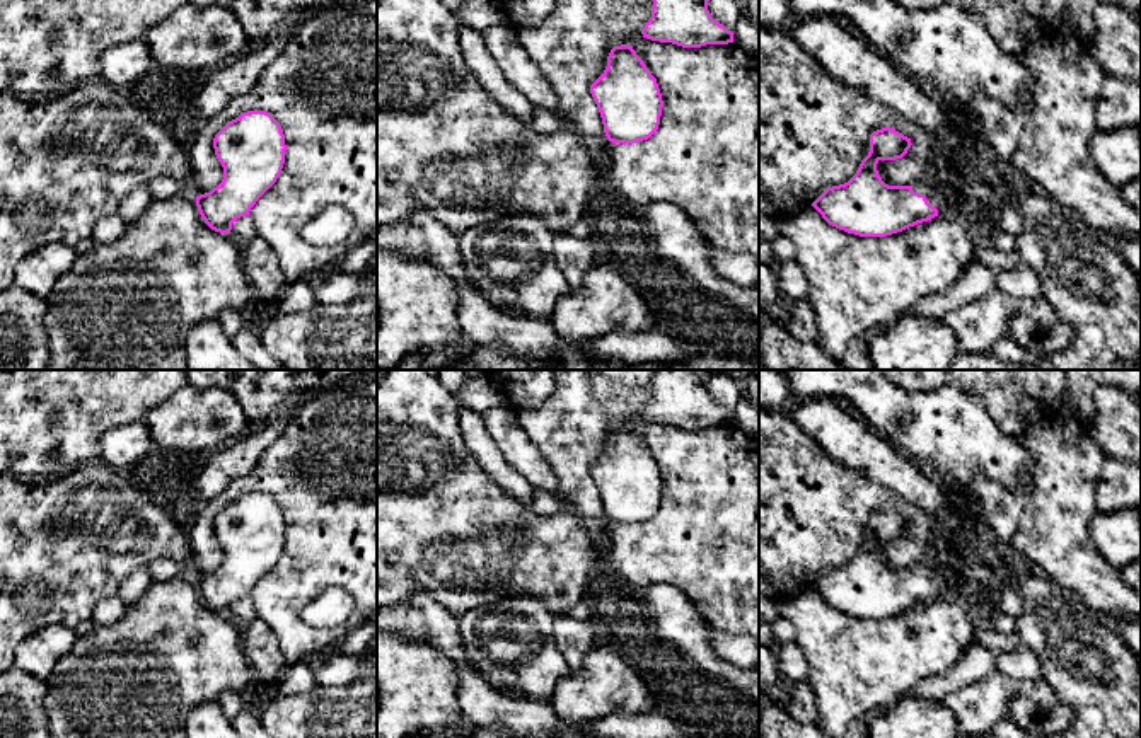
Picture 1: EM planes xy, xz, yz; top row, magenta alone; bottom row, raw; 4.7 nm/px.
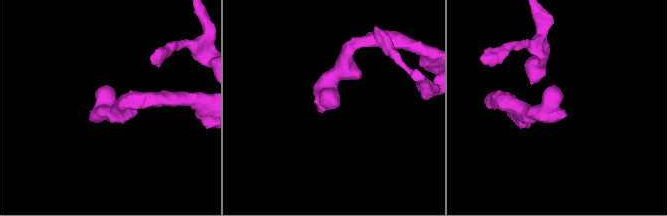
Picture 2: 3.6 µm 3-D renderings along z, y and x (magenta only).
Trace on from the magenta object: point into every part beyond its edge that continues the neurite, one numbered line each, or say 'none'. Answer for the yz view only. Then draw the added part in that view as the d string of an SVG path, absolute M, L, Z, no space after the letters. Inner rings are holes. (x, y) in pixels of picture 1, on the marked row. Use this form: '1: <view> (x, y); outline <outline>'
1: yz (937, 190); outline M928 177L926 181L912 184L912 191L924 194L928 203L938 210L938 215L950 213L952 179Z

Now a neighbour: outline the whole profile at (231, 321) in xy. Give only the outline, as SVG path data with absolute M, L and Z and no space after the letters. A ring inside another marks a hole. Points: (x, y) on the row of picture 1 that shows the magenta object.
M223 310L218 315L218 320L229 339L234 339L234 336L246 327L246 319L244 319L242 312Z

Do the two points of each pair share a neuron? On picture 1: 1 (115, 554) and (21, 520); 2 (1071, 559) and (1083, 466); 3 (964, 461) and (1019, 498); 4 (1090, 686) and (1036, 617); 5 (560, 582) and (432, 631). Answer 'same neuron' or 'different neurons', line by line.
1: same neuron
2: same neuron
3: different neurons
4: same neuron
5: different neurons

